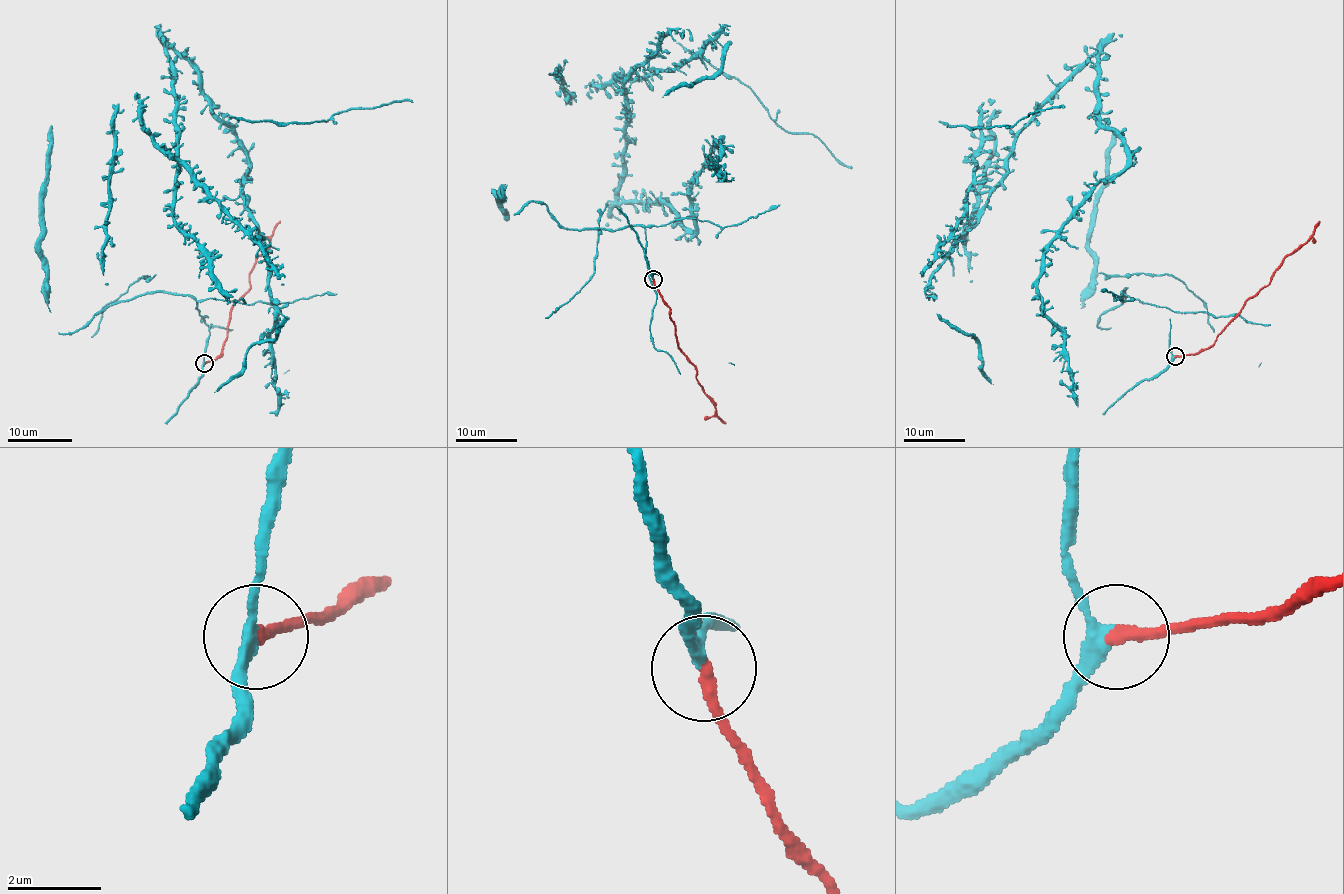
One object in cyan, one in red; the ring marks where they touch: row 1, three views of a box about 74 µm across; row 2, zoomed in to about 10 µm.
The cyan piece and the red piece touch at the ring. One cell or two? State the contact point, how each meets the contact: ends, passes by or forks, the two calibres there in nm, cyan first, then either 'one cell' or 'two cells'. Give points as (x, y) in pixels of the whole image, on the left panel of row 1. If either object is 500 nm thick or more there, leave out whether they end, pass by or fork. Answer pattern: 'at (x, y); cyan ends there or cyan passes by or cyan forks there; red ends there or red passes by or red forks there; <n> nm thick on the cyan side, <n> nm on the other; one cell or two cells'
at (204, 363); cyan passes by; red ends there; 240 nm thick on the cyan side, 300 nm on the other; one cell

